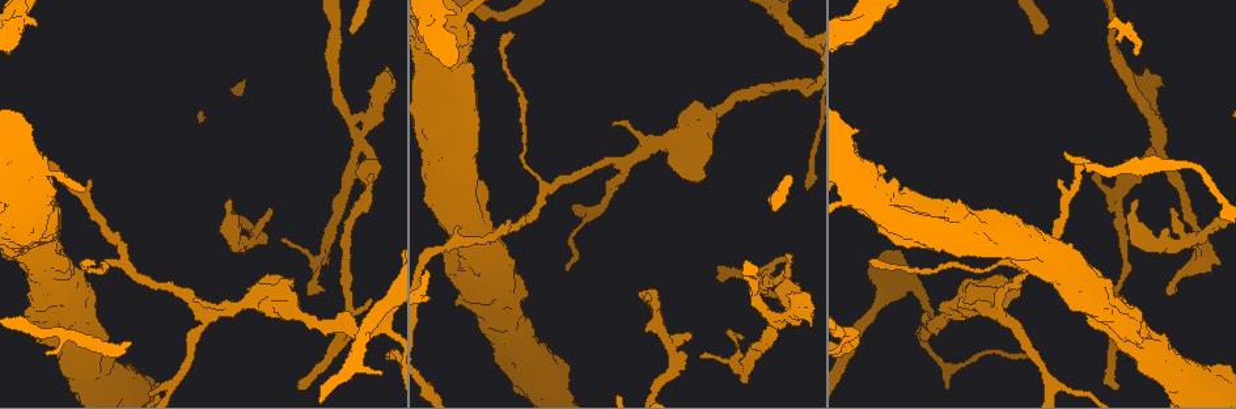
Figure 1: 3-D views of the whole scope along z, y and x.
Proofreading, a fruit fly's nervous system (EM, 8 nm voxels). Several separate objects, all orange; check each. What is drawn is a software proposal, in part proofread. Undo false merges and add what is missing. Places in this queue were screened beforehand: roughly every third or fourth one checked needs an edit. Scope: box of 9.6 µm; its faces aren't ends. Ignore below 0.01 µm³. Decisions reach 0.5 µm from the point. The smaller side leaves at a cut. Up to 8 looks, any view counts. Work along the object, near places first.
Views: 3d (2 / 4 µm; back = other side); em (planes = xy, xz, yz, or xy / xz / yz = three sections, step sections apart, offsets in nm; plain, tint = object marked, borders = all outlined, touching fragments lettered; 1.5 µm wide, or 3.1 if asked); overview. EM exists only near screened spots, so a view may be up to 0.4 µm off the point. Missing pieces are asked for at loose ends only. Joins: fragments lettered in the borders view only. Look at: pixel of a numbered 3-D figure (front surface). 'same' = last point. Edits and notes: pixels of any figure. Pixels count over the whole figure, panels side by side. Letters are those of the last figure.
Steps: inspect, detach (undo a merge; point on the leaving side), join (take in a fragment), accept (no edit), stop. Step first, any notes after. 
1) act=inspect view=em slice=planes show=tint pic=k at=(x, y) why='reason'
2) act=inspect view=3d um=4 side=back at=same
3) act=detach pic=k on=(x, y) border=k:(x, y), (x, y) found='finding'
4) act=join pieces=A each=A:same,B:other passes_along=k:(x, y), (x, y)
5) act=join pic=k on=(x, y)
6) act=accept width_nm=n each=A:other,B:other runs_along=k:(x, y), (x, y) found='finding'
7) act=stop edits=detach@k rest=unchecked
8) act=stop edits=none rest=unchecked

act=inspect view=em slice=planes show=borders pic=1 at=(871, 261)

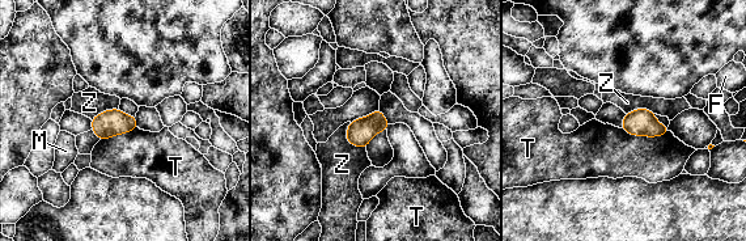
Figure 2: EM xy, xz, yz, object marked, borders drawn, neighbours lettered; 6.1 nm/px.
act=accept each=F:other,M:other,T:other,Z:other border=2:(621, 129), (645, 136), (670, 131) found='none of them fits'

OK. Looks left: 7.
act=inspect view=3d um=4 pic=1 at=(327, 264) why='thin end'

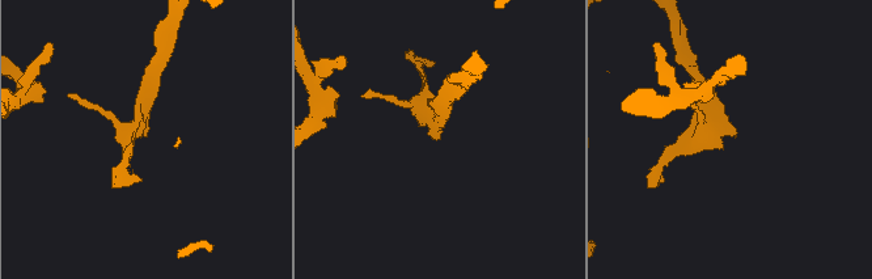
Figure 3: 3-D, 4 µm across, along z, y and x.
act=inspect view=em slice=planes show=borders pic=3 at=(144, 136) arm_widths_nm=180,190

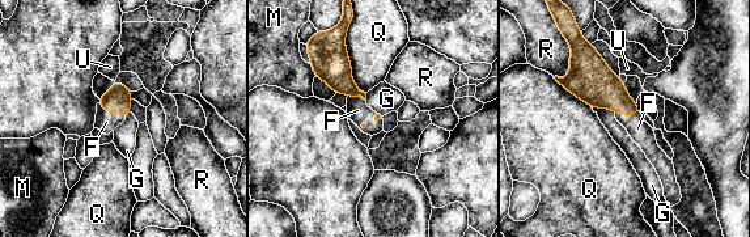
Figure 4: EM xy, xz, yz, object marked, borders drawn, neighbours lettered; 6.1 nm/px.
act=join pieces=F longest_contact=Q:420nm each=F:same,G:other,M:other,Q:other,R:other,U:other found='it goes on there'

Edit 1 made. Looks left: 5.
act=stop edits=join@4 rest=unchecked

